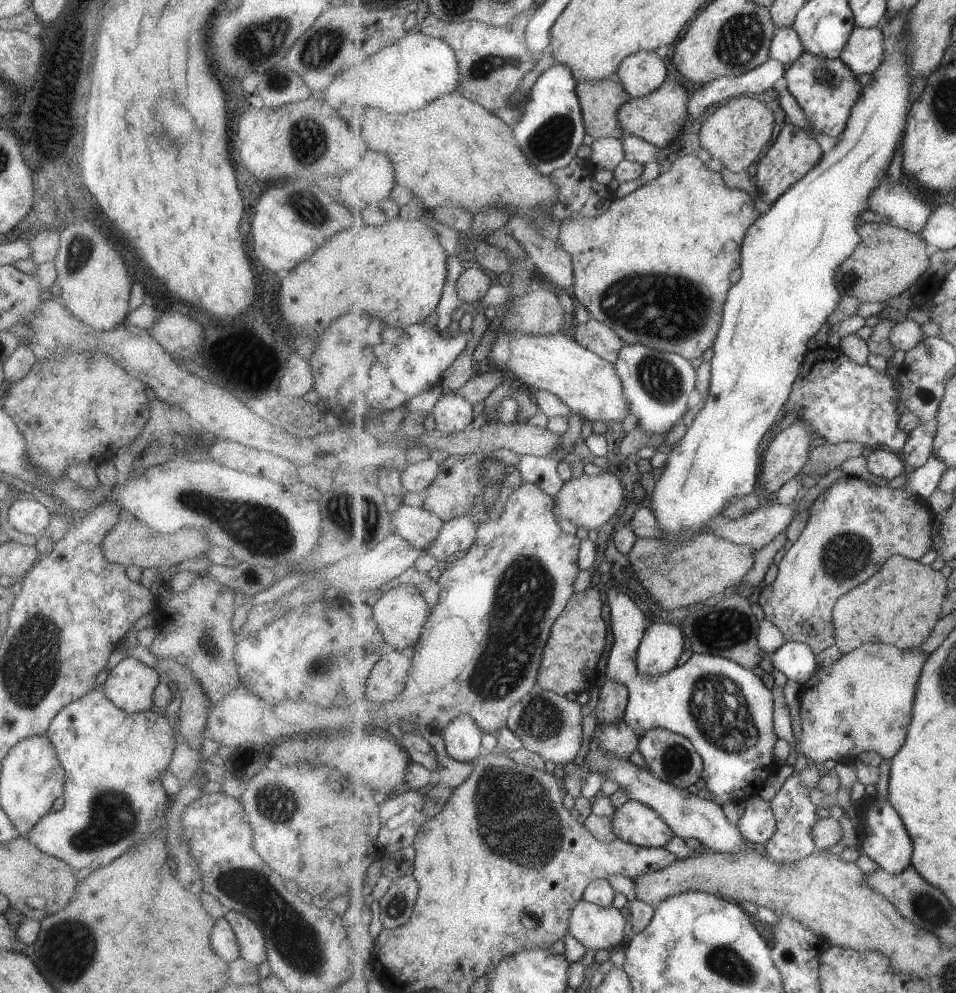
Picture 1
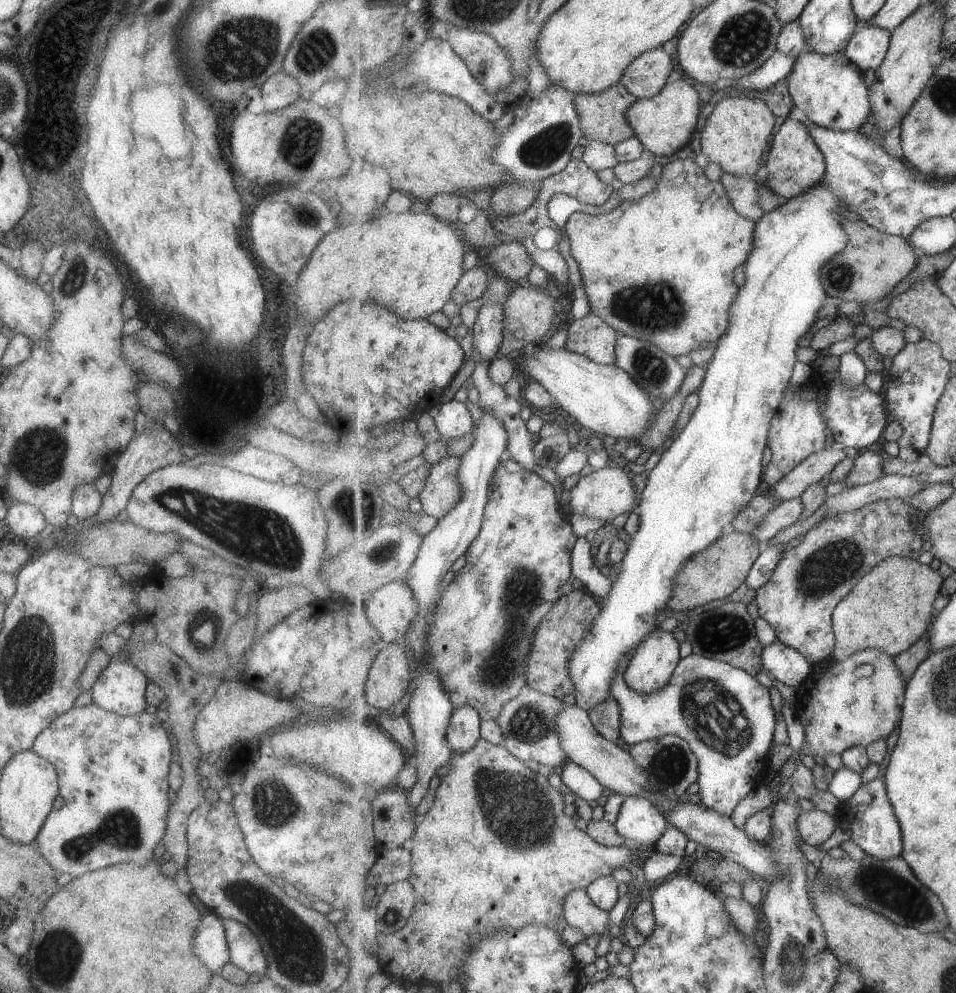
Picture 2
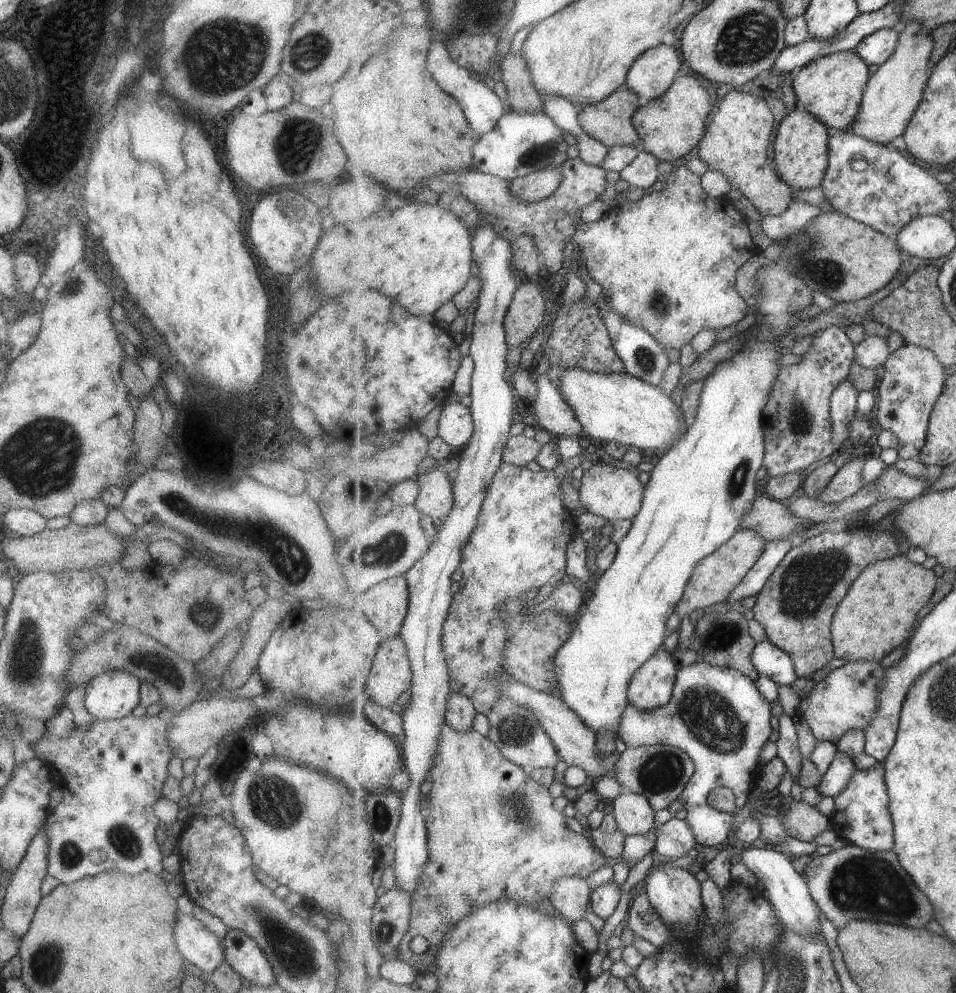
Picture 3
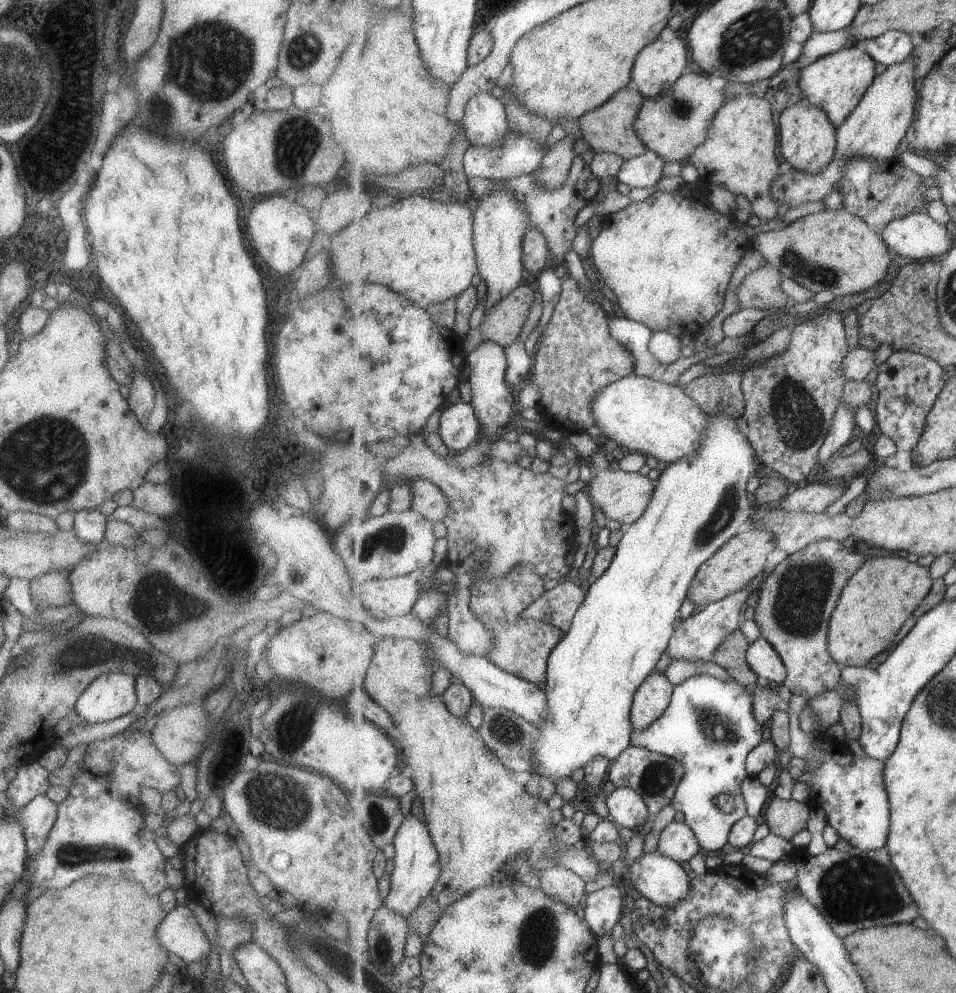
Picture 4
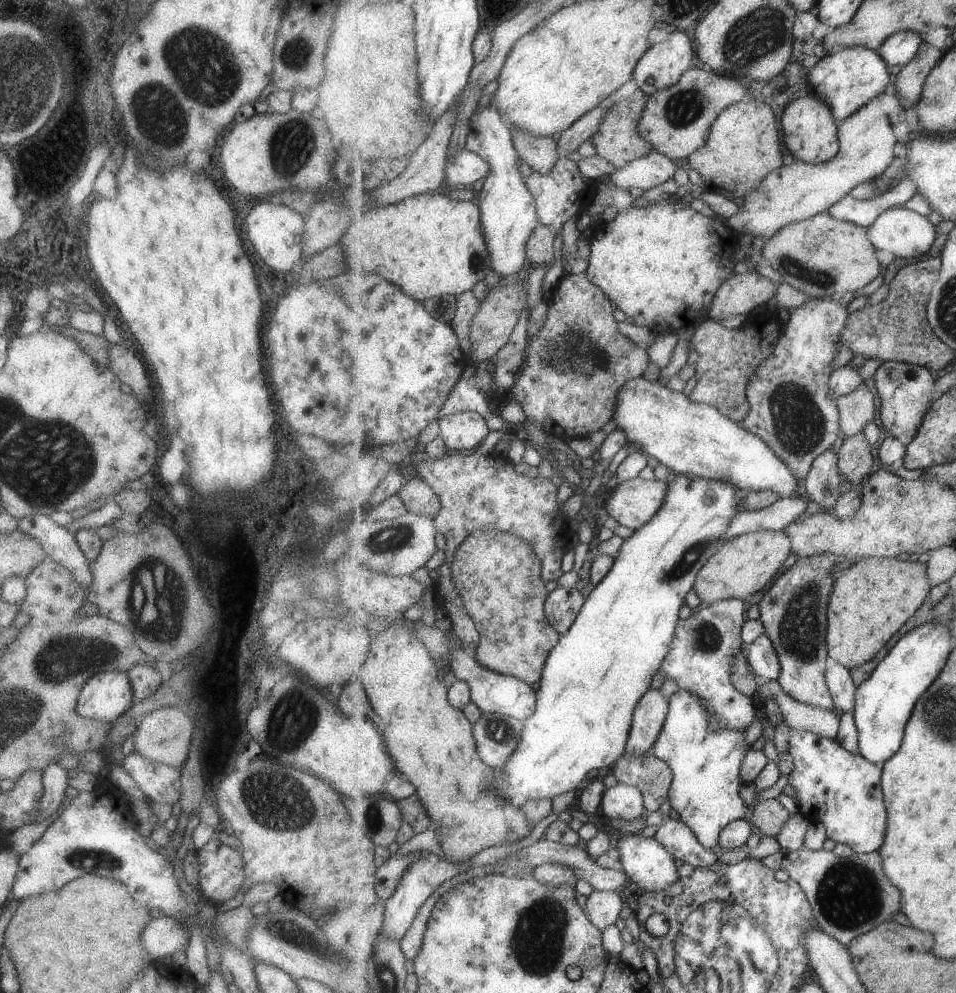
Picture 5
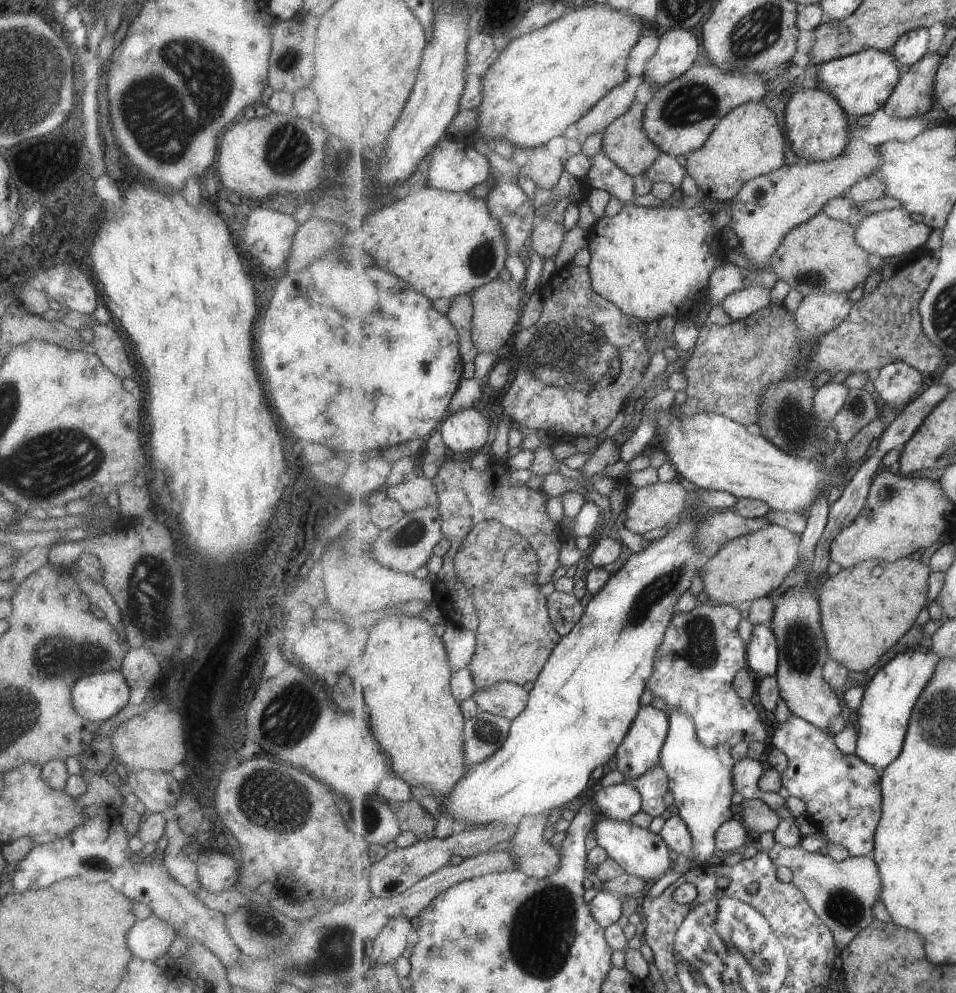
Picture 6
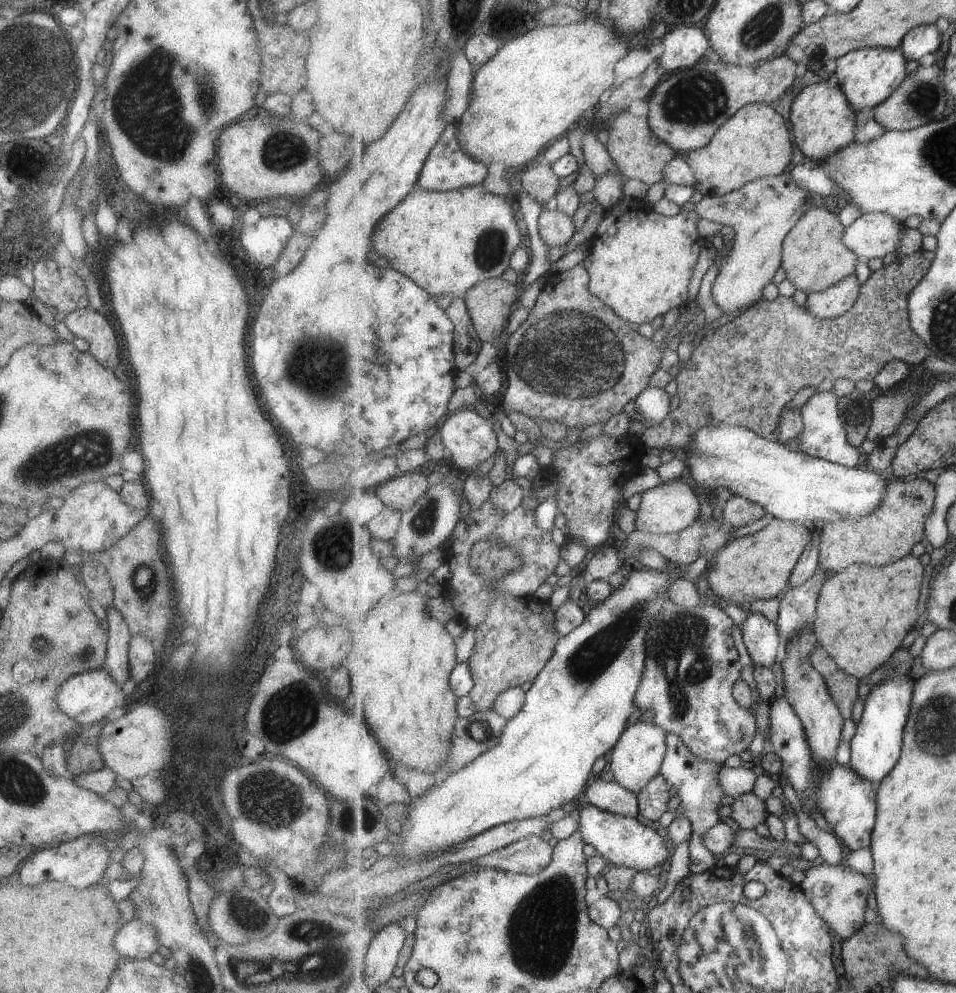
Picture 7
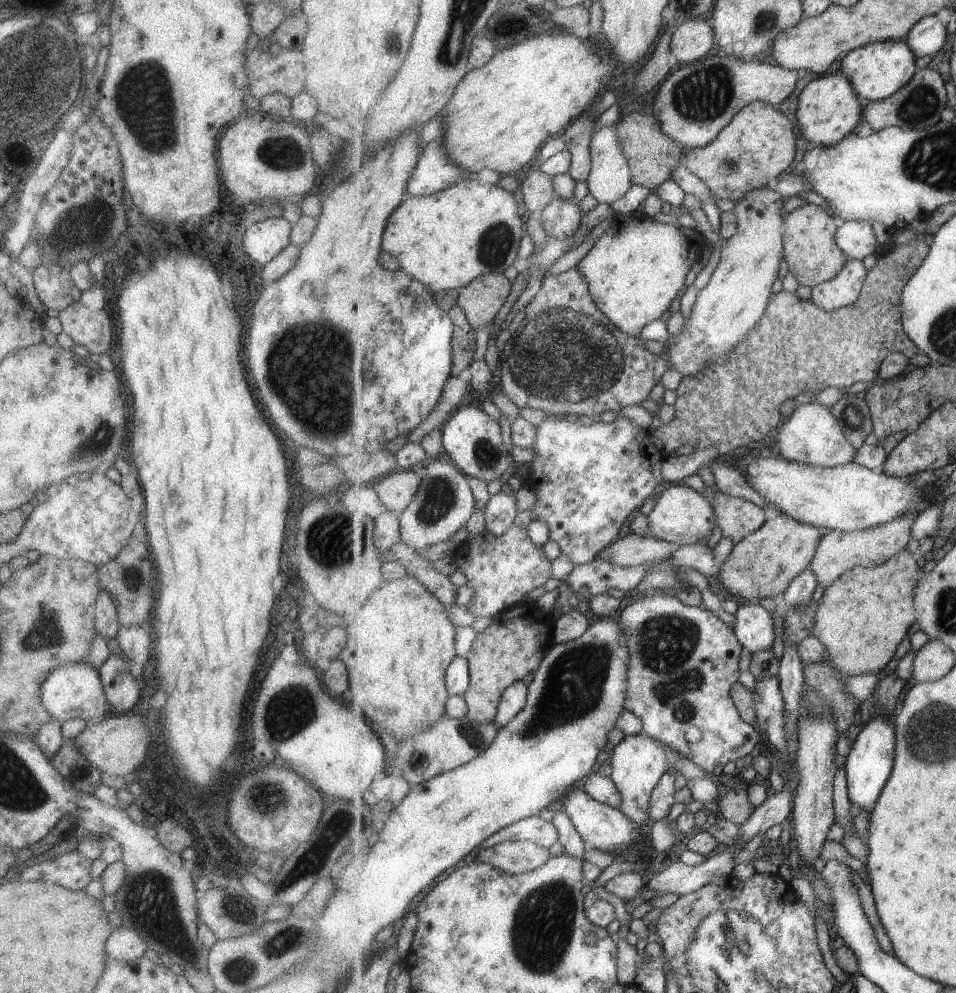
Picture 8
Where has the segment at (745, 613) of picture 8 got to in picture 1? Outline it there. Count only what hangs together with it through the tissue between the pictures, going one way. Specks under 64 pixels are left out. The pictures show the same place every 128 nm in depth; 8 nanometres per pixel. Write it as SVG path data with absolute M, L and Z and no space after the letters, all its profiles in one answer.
M788 641L775 654L770 655L773 667L787 679L801 685L809 682L817 673L817 656L809 644Z

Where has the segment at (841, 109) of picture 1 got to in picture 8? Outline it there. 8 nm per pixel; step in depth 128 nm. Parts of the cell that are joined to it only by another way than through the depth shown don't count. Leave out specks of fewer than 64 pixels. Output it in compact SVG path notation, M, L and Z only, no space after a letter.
M907 40L877 41L864 47L852 50L841 59L843 73L852 83L856 93L869 101L882 101L903 88L917 72L916 54Z

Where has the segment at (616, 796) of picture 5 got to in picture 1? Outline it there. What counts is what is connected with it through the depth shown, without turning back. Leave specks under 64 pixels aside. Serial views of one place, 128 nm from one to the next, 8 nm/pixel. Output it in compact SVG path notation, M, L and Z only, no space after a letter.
M634 799L617 809L611 818L615 835L630 844L665 847L676 836L659 812Z

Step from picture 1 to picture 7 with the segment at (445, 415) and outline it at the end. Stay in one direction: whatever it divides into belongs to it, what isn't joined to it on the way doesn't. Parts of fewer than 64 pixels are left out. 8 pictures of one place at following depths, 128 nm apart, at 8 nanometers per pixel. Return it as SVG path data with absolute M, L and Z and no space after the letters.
M472 407L450 413L438 428L453 462L467 472L479 468L499 446L495 424Z

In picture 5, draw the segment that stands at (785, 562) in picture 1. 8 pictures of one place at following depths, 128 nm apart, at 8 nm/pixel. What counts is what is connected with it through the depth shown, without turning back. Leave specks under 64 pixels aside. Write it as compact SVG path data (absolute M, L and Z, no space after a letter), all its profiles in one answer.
M815 553L801 557L798 561L780 575L759 602L759 619L765 625L766 633L776 646L781 664L781 676L778 681L785 692L794 699L819 708L833 710L834 700L830 691L827 670L831 660L828 653L828 606L838 573L833 573L833 560L836 556L831 553Z

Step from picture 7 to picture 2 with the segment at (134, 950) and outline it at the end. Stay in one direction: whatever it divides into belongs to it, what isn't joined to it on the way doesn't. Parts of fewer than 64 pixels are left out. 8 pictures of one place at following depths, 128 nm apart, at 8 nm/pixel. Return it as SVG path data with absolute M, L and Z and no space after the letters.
M211 912L201 916L193 934L193 950L197 952L197 960L212 975L218 975L223 964L229 961L224 927L219 916Z

